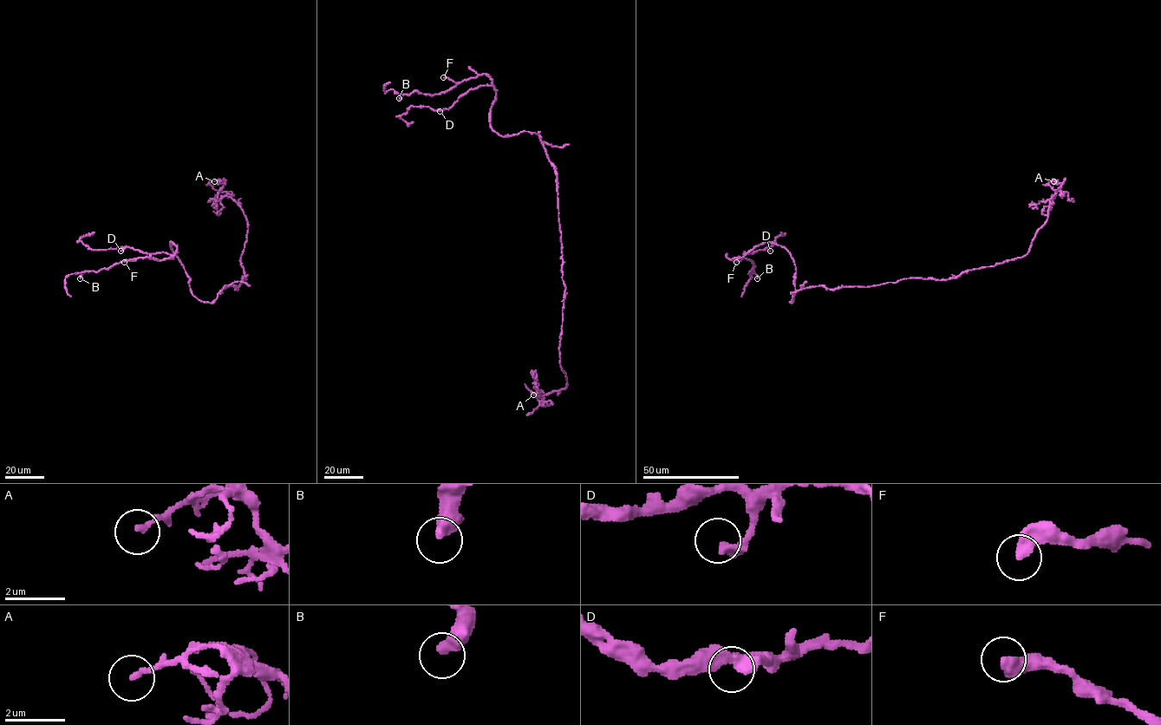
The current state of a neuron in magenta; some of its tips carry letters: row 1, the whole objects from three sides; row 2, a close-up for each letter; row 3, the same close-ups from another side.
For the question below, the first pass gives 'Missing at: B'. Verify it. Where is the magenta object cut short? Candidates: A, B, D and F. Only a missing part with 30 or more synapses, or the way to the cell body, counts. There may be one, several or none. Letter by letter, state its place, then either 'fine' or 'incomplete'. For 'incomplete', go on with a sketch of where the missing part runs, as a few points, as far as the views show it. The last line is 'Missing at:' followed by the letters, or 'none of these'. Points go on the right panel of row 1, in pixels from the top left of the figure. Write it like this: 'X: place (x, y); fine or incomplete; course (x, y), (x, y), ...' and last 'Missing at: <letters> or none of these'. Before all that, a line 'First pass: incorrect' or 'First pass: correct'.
First pass: correct
A: place (1053, 181); fine
B: place (757, 278); incomplete; course (757, 278), (754, 289), (759, 290)
D: place (770, 251); fine
F: place (736, 262); fine
Missing at: B

